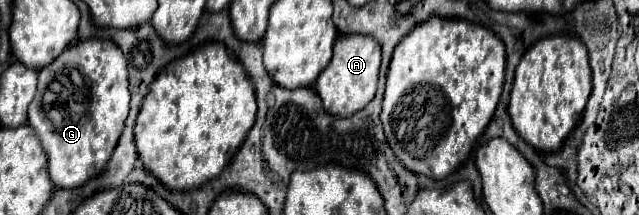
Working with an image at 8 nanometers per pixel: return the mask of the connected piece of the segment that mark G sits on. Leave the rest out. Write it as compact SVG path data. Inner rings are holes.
M87 39L67 47L51 65L39 71L39 89L29 105L29 125L35 129L49 157L49 175L59 189L83 187L93 175L105 169L117 139L123 131L123 123L129 113L129 81L127 63L121 49L113 41Z

